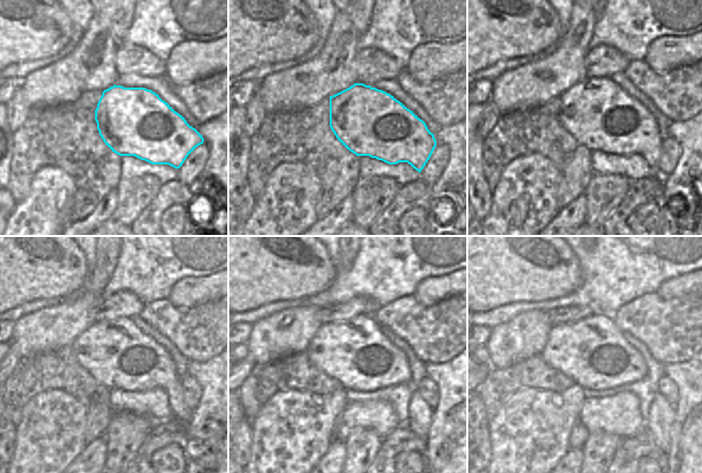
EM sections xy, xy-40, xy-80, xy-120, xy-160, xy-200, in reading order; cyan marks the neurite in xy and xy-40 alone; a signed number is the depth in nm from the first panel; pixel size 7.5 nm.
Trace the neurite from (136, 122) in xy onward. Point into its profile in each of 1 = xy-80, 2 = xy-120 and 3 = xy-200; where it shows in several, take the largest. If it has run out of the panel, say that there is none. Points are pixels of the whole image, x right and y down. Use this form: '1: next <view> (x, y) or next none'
1: next xy-80 (600, 115)
2: next xy-120 (115, 352)
3: next xy-200 (593, 352)

